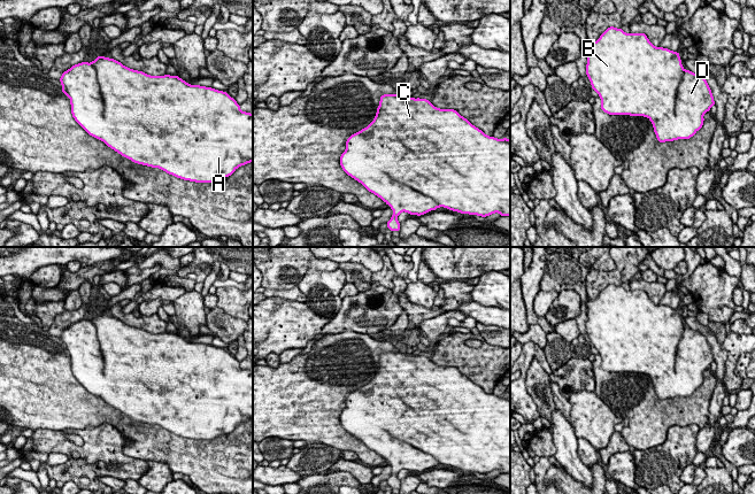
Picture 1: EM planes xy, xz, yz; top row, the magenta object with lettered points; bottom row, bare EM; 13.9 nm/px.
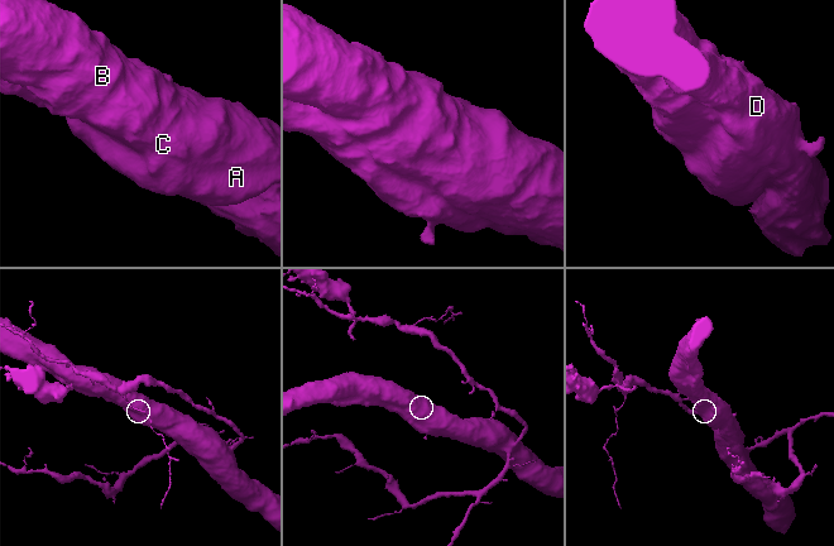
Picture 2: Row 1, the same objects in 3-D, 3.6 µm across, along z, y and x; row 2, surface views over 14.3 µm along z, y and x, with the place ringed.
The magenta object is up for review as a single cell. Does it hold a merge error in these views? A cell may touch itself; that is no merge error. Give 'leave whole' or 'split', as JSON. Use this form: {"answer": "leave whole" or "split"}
{"answer": "leave whole"}

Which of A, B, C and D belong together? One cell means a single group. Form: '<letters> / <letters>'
A B C D

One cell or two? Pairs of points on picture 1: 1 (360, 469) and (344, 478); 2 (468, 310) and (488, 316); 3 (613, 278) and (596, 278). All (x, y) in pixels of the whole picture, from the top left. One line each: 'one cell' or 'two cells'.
1: two cells
2: one cell
3: one cell

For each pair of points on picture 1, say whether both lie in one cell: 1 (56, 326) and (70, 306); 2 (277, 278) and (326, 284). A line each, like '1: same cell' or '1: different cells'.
1: different cells
2: different cells

